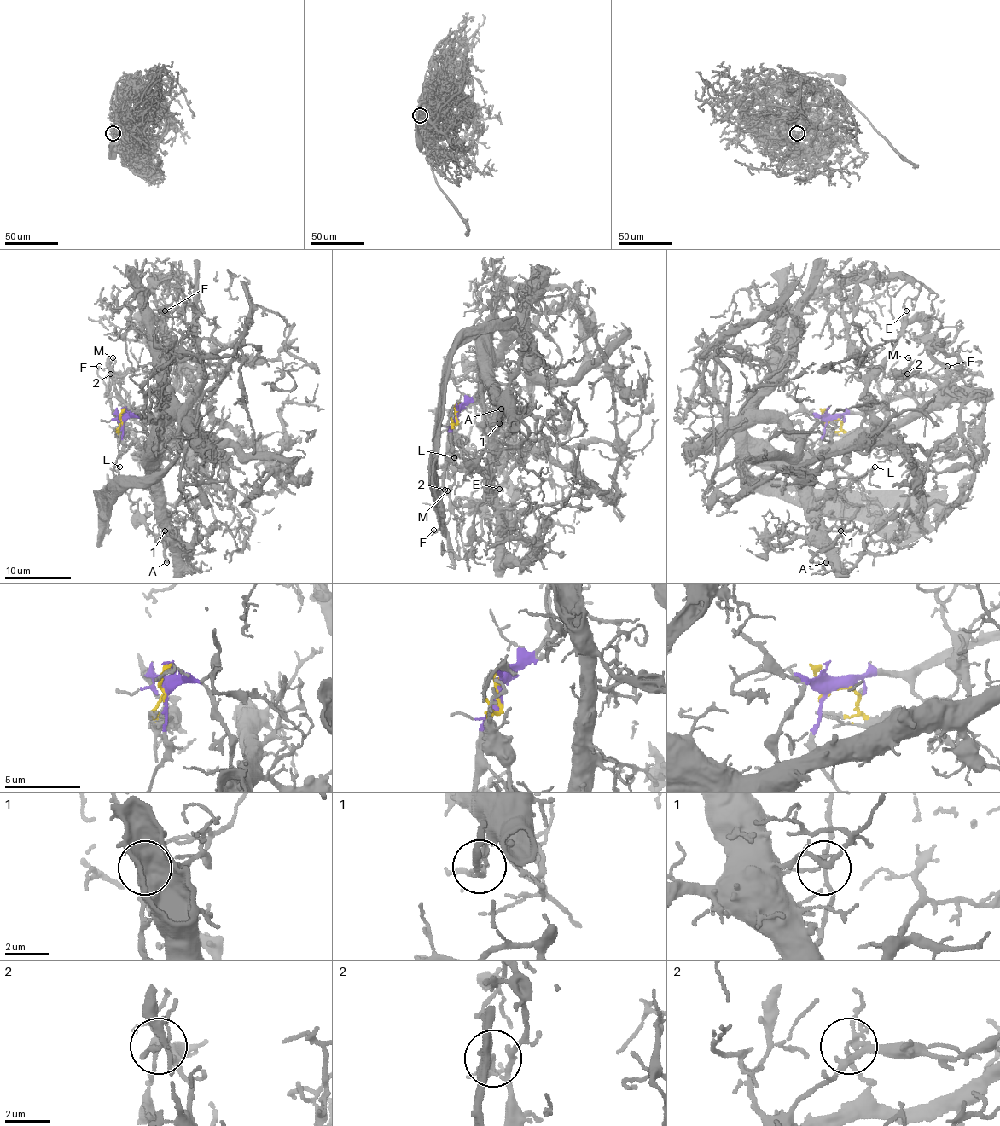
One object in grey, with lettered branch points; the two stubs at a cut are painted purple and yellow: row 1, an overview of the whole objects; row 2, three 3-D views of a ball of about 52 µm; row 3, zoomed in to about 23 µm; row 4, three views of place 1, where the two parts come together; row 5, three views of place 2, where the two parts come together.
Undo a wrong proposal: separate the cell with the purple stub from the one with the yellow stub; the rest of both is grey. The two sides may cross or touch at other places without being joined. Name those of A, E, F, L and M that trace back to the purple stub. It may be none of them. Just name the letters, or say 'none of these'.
A, F, L, M

